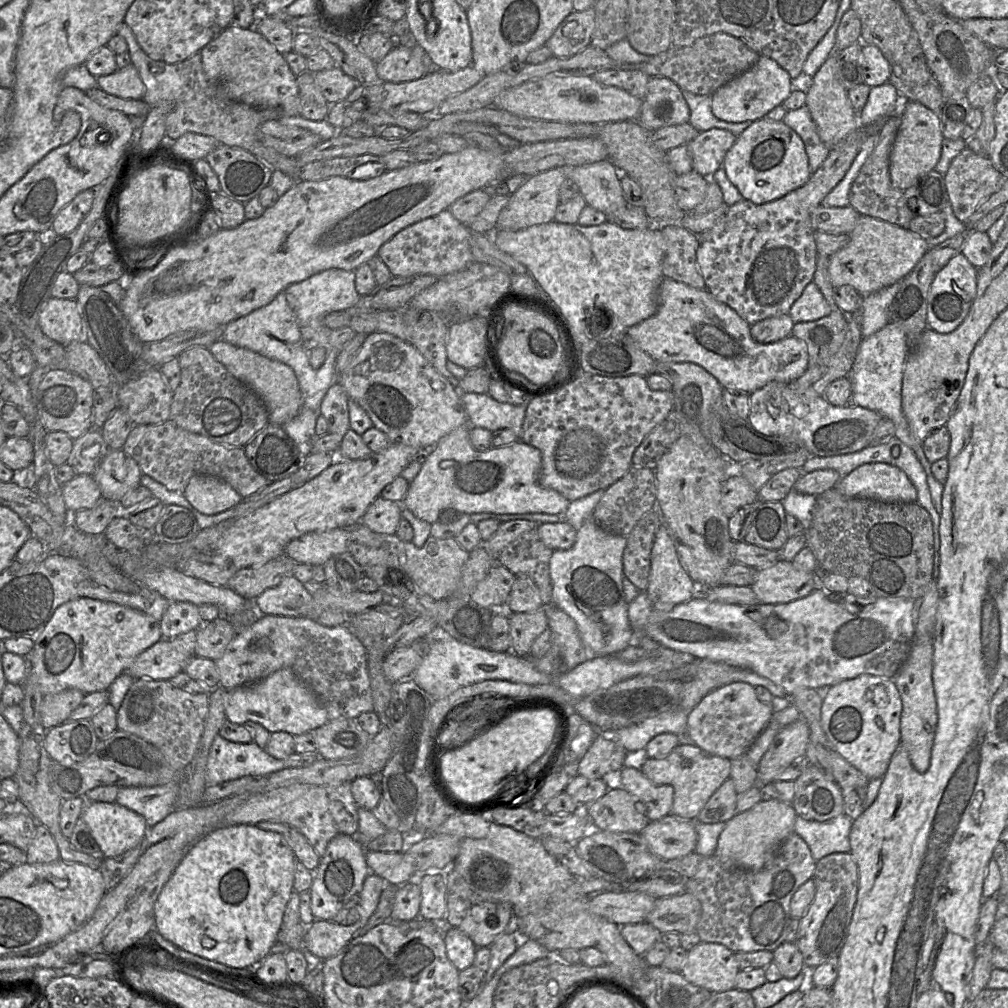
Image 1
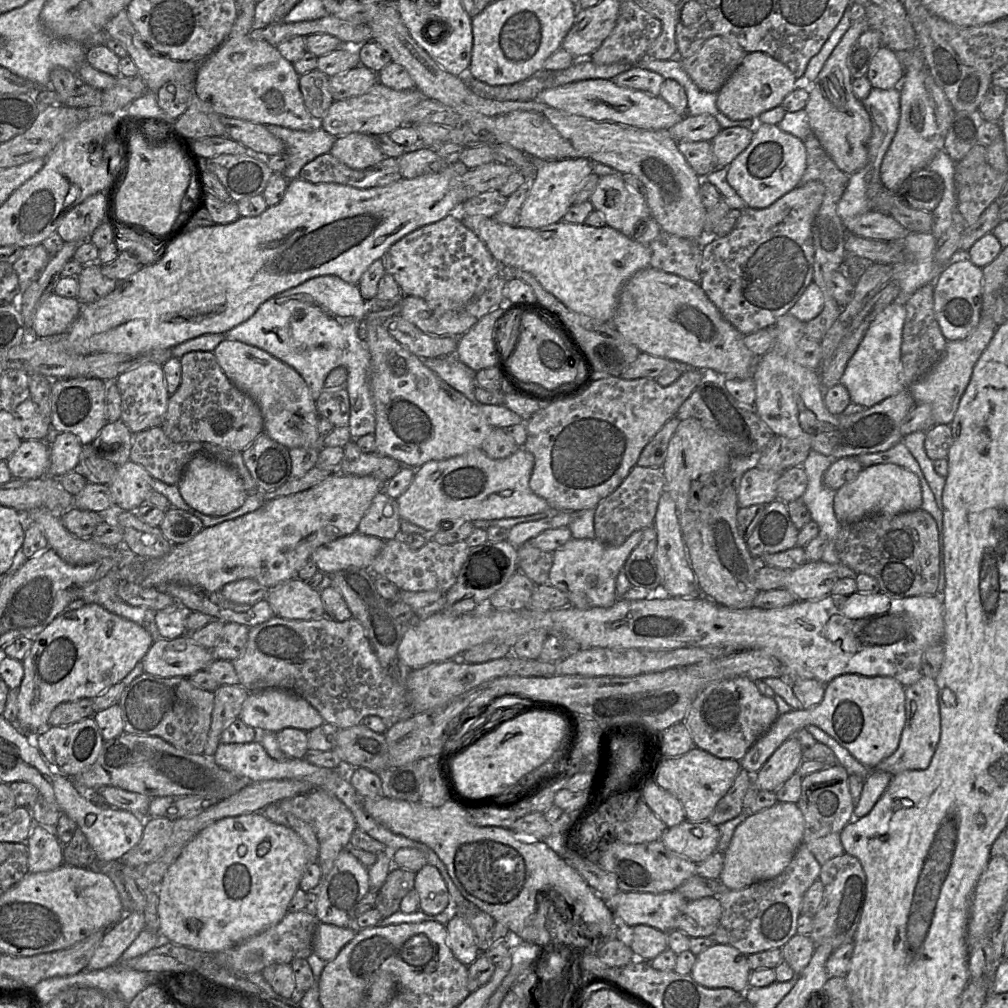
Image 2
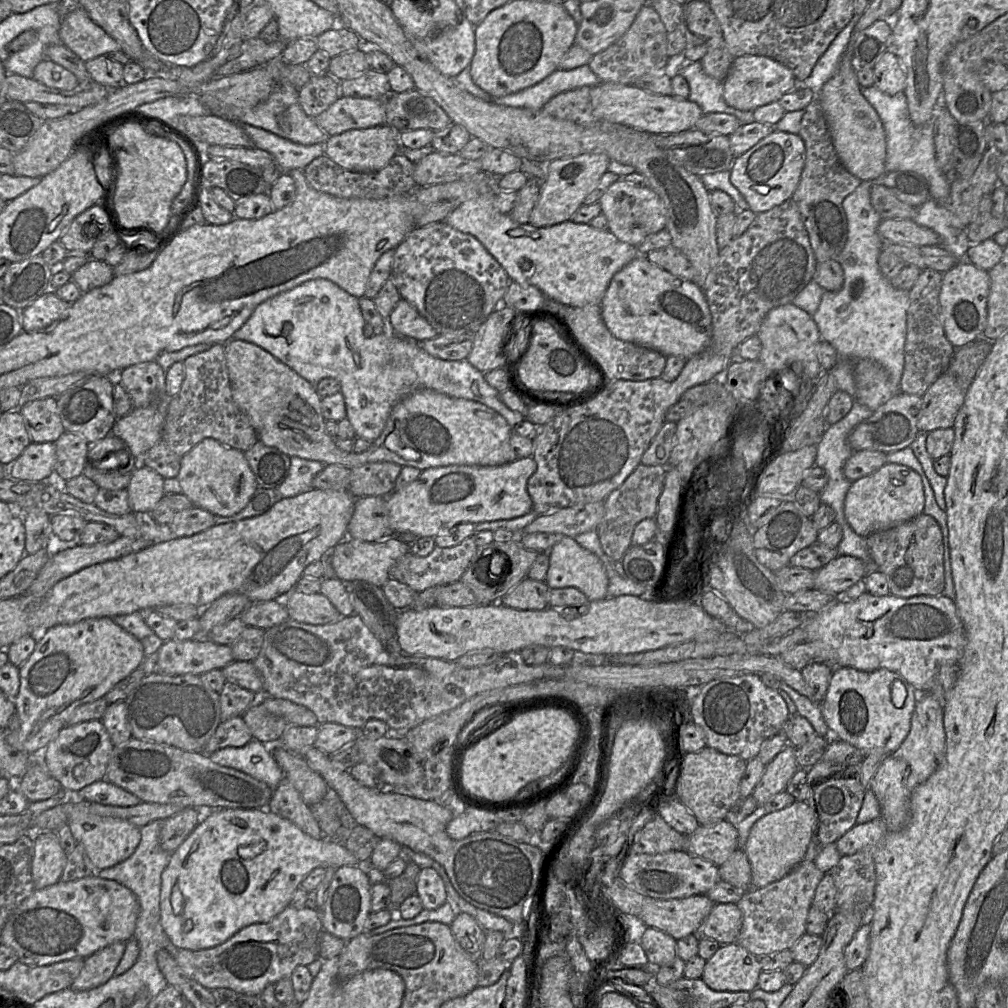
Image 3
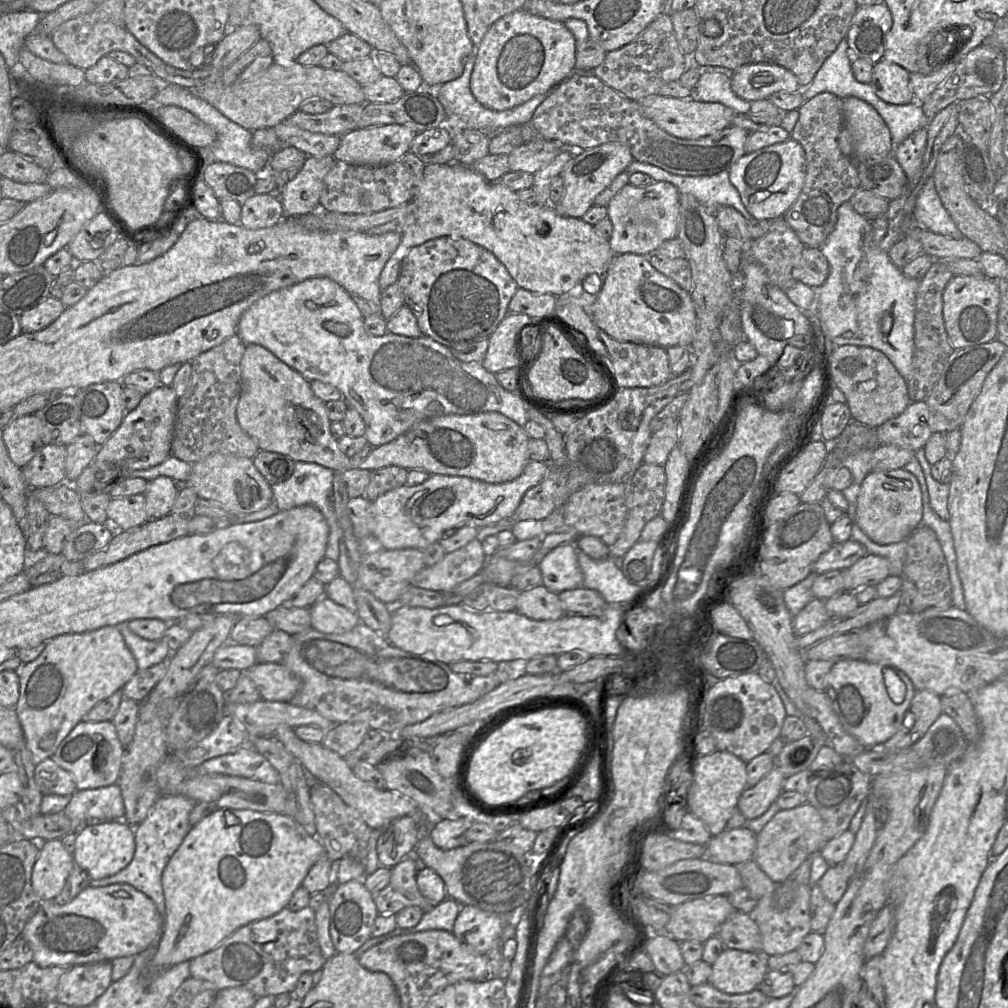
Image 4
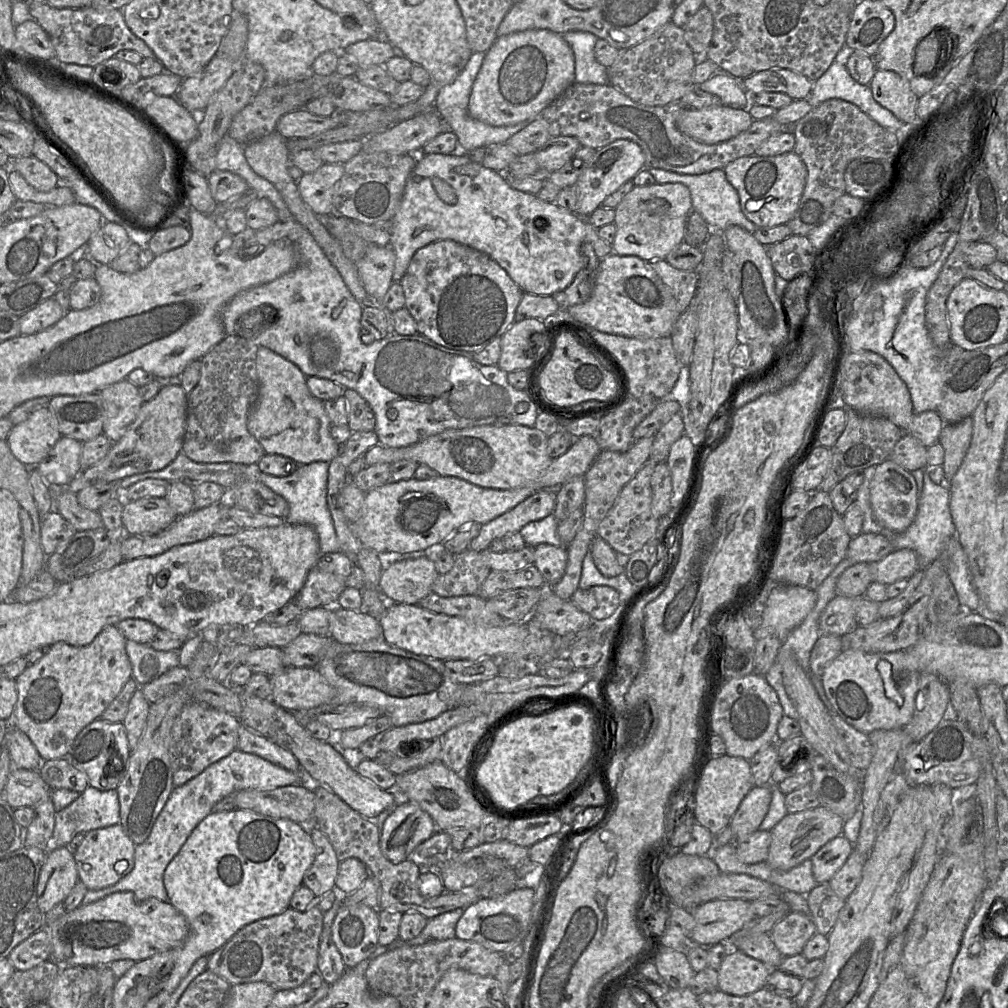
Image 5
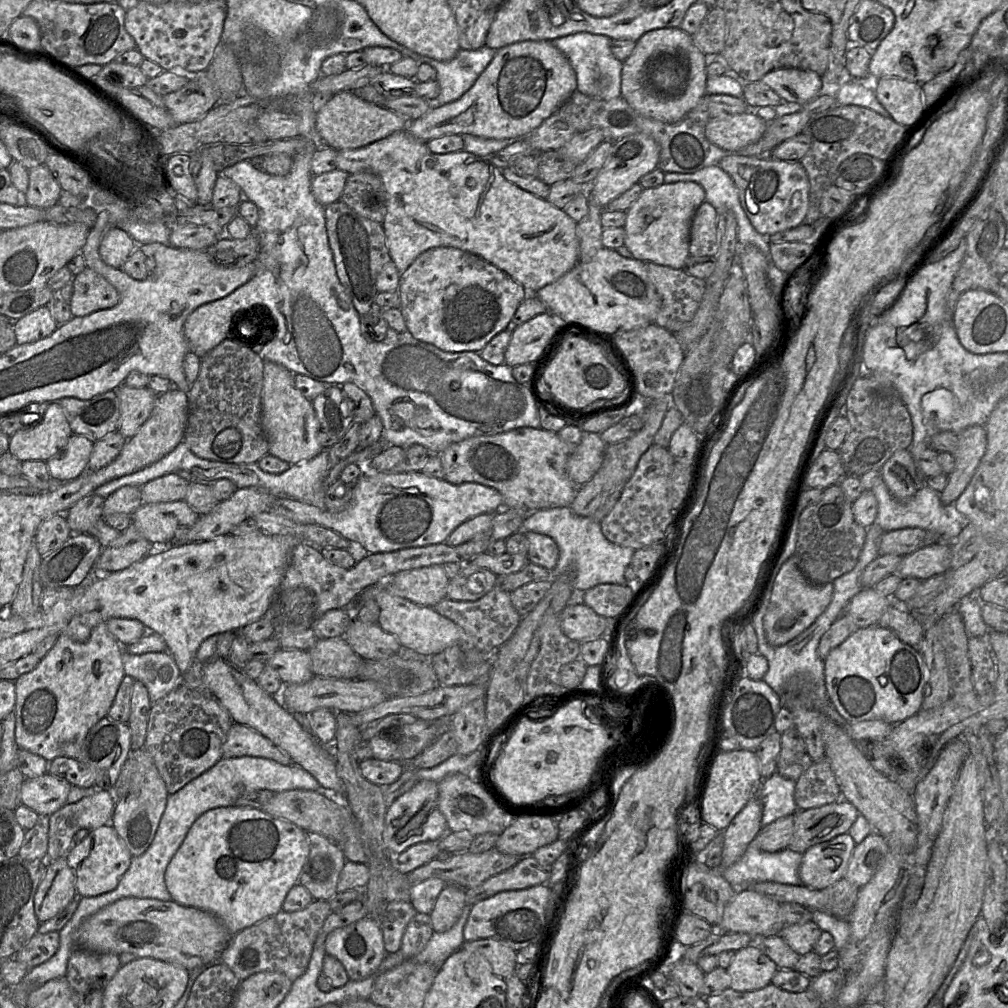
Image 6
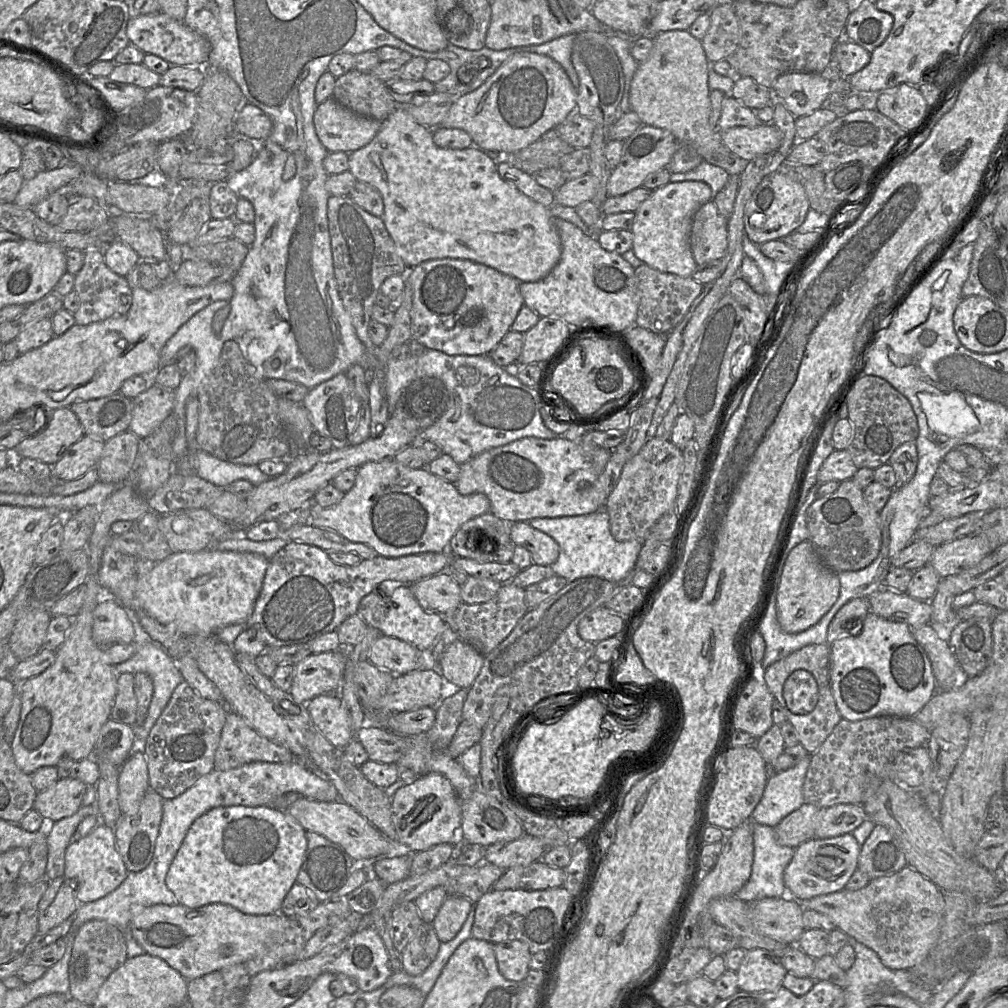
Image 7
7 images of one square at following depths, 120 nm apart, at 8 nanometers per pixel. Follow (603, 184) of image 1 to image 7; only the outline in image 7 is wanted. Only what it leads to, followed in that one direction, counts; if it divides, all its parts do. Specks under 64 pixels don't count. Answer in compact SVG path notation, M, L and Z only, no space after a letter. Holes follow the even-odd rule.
M702 181L669 182L654 191L634 212L632 250L648 266L663 273L691 277L697 263L690 247L692 221L697 210L712 201L710 186Z

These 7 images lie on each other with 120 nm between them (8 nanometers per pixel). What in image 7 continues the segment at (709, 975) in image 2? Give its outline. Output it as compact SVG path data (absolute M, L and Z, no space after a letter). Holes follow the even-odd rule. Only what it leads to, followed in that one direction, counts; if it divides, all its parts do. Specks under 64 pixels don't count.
M762 948L748 950L736 972L738 988L744 992L773 991L782 986L787 973L774 953Z

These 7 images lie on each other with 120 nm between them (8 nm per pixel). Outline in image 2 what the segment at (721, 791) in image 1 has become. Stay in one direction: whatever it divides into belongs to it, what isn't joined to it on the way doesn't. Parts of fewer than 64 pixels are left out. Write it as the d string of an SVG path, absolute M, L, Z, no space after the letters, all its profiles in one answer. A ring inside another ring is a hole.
M741 769L736 776L733 785L719 800L708 821L719 826L736 818L743 812L743 799L752 782L754 775Z

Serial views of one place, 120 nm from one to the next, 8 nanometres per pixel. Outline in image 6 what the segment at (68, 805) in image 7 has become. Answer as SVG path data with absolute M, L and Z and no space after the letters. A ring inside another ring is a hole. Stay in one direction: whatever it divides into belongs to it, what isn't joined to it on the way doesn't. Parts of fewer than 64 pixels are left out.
M51 774L25 779L21 787L21 804L28 806L38 815L51 816L67 804L72 785L65 779Z

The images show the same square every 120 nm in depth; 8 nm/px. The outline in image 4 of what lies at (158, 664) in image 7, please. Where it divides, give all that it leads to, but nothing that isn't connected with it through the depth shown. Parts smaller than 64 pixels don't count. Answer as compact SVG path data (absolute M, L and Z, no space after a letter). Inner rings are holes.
M122 622L116 625L116 627L121 632L127 647L132 652L138 670L144 670L157 665L168 660L171 656L172 651L163 640L152 641L138 636L129 629L128 622Z

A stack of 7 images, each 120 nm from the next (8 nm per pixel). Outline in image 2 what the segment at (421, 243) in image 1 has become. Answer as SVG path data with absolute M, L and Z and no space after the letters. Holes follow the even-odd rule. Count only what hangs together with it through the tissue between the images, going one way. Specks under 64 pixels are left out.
M456 212L405 235L394 243L381 259L386 273L392 275L402 294L425 300L434 313L452 312L463 308L473 298L481 295L496 276L501 275L499 262L476 234L463 225L461 216Z

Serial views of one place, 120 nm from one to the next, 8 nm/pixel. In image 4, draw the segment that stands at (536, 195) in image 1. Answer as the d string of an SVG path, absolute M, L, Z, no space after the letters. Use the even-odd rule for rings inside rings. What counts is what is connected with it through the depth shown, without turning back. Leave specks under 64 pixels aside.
M610 142L587 150L579 150L564 167L561 177L564 195L556 204L556 211L573 218L581 218L593 206L595 198L607 188L617 175L625 172L634 160L630 149L621 143Z

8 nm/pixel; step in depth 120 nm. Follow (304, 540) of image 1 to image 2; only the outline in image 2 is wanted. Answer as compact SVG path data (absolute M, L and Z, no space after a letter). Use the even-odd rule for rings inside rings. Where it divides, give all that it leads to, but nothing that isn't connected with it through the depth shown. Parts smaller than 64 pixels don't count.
M359 532L338 538L316 549L311 556L318 570L332 575L349 567L370 569L385 541Z

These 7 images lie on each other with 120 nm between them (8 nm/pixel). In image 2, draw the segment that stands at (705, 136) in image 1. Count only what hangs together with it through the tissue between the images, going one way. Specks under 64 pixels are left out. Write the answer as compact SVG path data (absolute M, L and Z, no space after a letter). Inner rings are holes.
M743 127L725 128L711 140L717 168L728 167L750 145L753 130Z

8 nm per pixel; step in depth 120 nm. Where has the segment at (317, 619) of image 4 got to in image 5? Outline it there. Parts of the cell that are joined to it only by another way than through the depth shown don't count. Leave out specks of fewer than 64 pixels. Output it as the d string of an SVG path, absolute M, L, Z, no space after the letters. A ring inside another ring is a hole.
M331 607L329 636L341 644L361 644L381 637L379 620L361 610Z

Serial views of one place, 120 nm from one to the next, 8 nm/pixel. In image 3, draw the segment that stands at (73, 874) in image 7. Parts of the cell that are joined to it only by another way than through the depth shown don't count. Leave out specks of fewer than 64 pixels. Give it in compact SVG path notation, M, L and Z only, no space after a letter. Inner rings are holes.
M67 798L61 804L64 804L68 826L74 839L84 847L96 871L112 867L126 860L141 840L140 827L124 820L92 814L85 806L82 806L81 801L75 798Z

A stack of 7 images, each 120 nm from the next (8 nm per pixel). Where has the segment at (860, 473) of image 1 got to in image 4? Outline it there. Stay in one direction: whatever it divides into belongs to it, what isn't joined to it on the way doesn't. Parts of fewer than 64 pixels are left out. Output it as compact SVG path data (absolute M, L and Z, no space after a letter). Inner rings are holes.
M905 468L878 470L862 481L856 507L856 523L874 542L892 544L906 540L922 524L922 494L917 478Z

